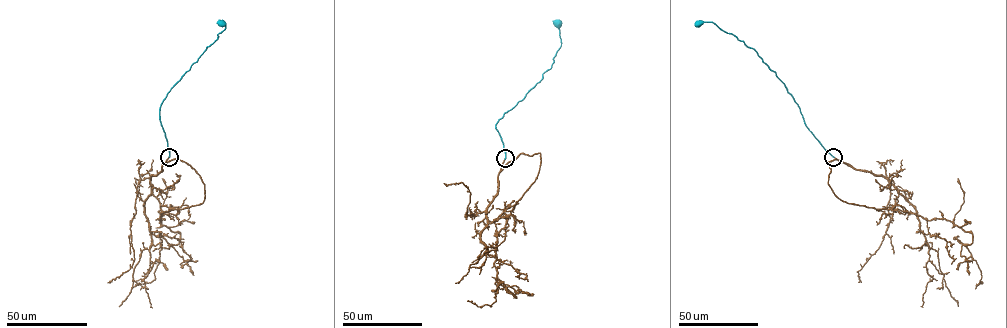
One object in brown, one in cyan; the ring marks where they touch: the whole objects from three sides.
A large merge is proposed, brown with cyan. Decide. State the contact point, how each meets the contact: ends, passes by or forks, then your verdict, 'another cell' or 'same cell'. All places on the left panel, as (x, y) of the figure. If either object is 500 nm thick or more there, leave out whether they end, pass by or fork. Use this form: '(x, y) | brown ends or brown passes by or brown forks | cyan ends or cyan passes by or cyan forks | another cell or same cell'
(169, 157) | brown ends | cyan ends | another cell

